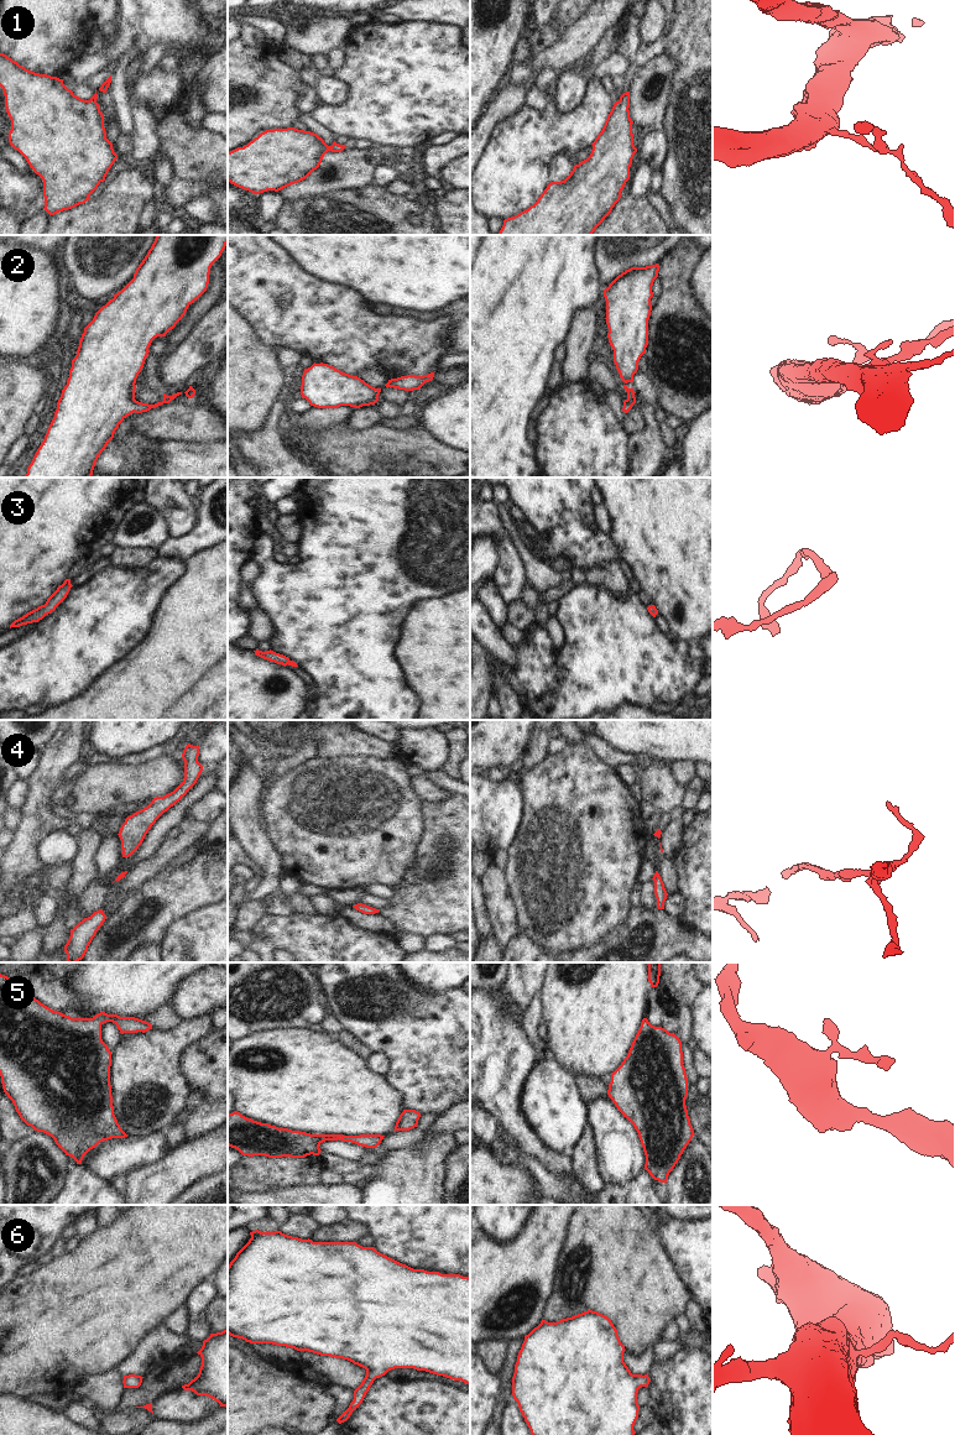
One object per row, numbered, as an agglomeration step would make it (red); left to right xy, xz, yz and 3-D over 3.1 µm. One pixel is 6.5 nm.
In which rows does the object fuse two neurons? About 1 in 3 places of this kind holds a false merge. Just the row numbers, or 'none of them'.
none of them

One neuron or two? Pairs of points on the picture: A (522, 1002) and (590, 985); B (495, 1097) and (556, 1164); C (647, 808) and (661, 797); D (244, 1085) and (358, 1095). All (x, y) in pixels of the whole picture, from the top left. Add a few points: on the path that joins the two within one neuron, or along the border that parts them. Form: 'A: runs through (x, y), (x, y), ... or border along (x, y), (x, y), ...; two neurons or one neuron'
A: border along (544, 975), (544, 982), (538, 993); two neurons
B: runs through (510, 1115), (538, 1148); one neuron
C: border along (643, 798), (657, 807); two neurons
D: runs through (272, 1085), (318, 1085), (329, 1090); one neuron

